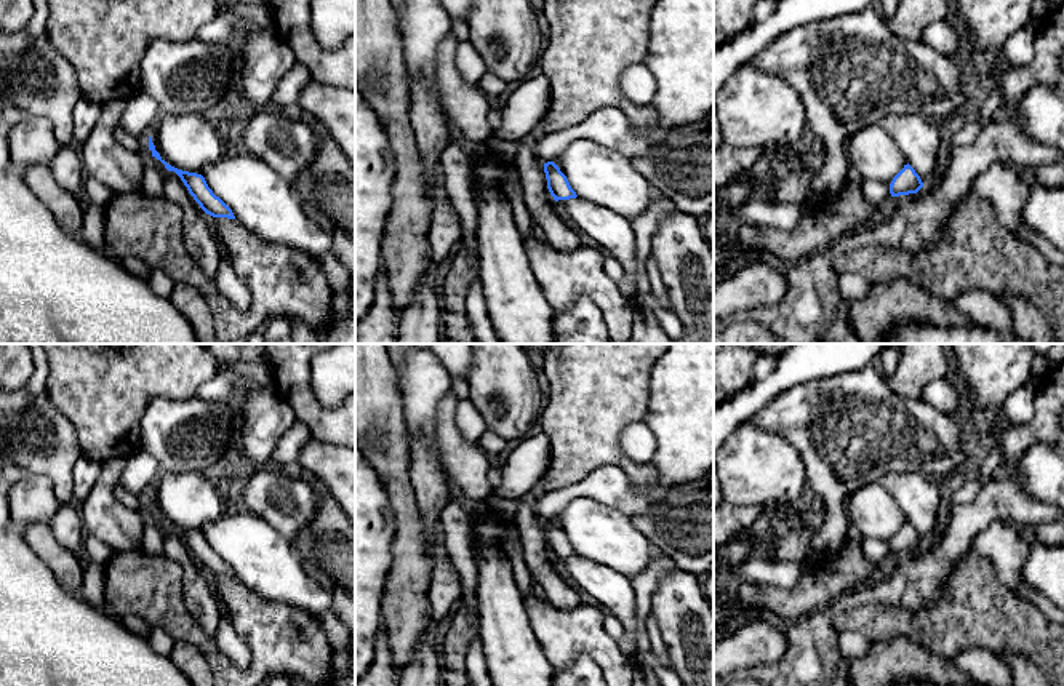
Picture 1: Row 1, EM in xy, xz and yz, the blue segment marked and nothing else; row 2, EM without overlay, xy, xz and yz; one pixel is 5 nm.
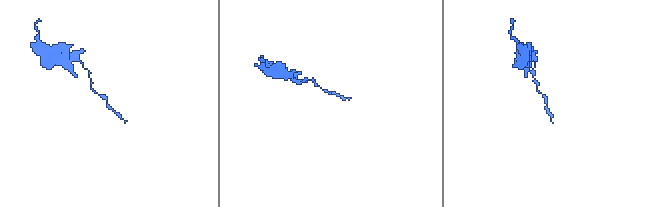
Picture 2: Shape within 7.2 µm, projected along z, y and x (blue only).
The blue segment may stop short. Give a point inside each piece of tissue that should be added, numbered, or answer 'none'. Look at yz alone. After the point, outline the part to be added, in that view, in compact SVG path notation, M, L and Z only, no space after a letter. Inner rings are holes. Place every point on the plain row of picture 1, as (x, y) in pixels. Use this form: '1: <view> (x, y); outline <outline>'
none

